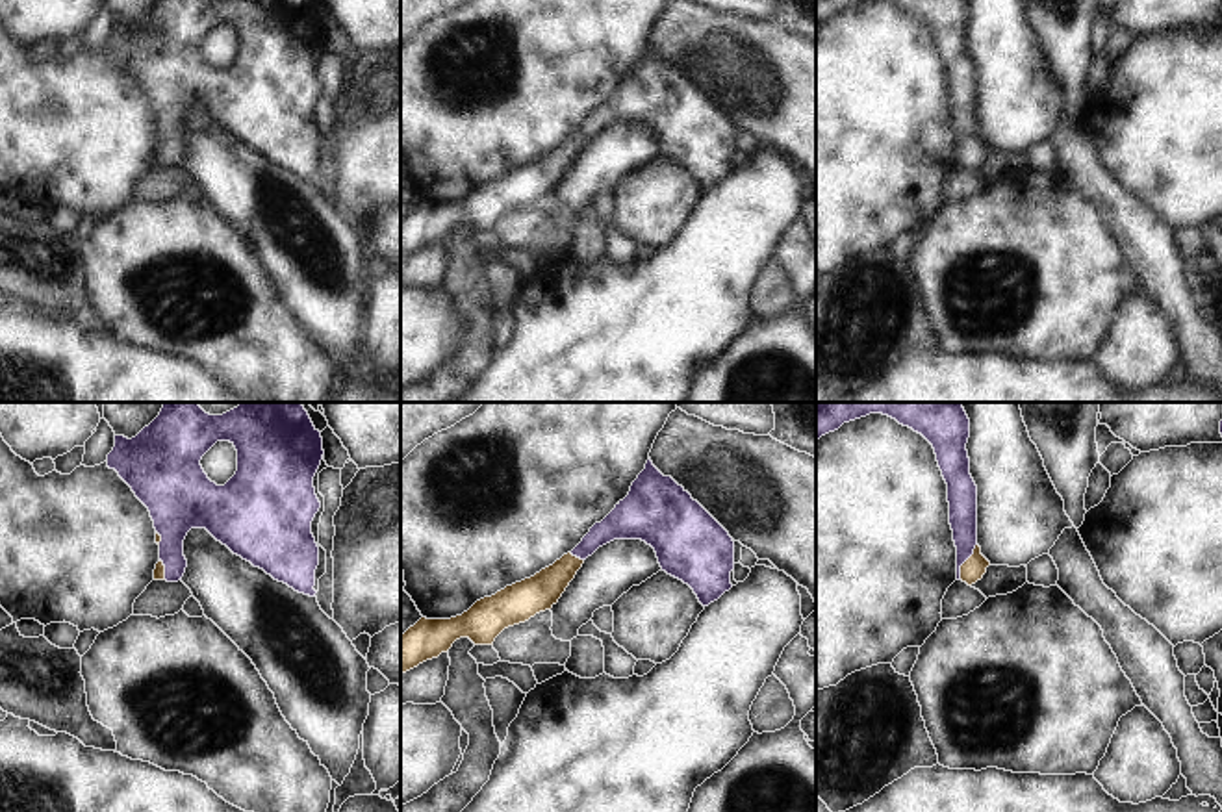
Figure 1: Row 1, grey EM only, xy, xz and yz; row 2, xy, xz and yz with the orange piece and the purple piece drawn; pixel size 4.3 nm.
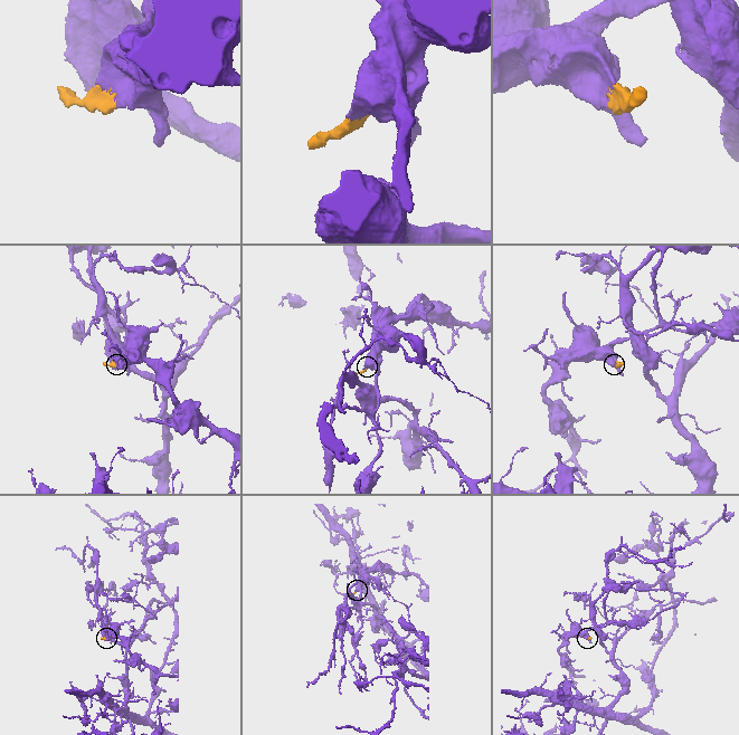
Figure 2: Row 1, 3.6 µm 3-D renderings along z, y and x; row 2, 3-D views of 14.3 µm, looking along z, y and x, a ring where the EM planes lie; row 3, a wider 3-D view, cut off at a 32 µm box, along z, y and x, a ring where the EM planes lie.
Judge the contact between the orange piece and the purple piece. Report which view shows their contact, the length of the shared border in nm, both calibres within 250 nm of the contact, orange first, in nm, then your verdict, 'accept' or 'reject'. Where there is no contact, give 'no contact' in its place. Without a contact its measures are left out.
yz | 180 nm | 100/130 nm | accept

